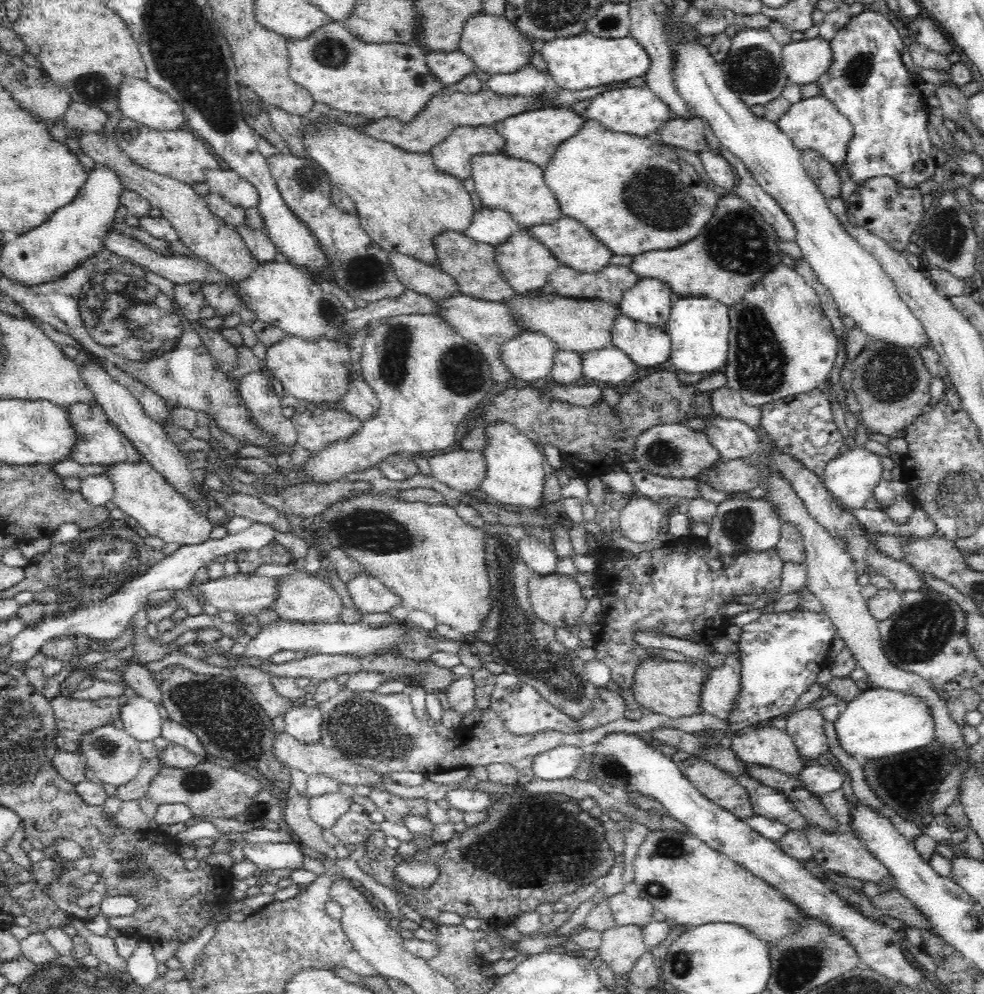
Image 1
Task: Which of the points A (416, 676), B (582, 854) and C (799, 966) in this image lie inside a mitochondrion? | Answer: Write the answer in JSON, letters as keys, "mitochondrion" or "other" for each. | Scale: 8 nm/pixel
{"A":"mitochondrion","B":"mitochondrion","C":"mitochondrion"}

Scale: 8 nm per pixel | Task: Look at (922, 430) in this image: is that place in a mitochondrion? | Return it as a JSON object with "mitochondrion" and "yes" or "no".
{"mitochondrion":"no"}

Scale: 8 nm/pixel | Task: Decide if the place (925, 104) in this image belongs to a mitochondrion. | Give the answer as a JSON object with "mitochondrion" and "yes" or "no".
{"mitochondrion":"no"}

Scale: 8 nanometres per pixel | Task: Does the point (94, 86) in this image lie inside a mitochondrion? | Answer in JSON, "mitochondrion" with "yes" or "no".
{"mitochondrion":"yes"}

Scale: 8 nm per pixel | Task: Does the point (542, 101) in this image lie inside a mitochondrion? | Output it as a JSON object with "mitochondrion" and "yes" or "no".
{"mitochondrion":"no"}

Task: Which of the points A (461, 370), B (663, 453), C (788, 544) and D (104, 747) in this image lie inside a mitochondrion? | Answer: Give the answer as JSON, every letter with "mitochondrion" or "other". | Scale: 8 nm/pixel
{"A":"mitochondrion","B":"mitochondrion","C":"other","D":"mitochondrion"}

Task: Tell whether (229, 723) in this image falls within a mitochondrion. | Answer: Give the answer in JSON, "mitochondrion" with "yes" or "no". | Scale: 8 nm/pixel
{"mitochondrion":"yes"}

